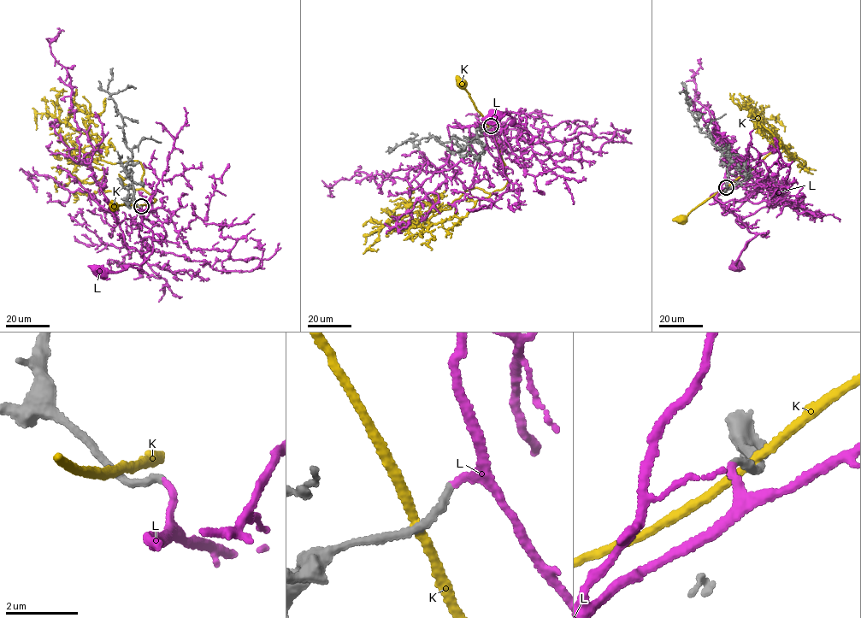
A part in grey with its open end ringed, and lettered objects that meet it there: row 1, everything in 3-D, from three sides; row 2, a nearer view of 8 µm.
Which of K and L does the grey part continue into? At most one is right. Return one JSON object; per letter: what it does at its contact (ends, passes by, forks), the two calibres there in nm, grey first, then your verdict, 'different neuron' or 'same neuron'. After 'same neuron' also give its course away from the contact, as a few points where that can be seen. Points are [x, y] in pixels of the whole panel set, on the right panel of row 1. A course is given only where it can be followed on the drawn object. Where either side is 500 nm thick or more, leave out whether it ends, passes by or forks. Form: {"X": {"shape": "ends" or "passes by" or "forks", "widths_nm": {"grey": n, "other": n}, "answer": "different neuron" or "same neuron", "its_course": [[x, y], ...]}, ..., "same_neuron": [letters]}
{"K": {"shape": "passes by", "widths_nm": {"grey": 190, "other": 240}, "answer": "different neuron"}, "L": {"shape": "ends", "widths_nm": {"grey": 200, "other": 180}, "answer": "same neuron", "its_course": [[726, 187], [716, 199], [737, 214], [749, 232], [756, 234], [747, 242], [734, 262], [737, 266]]}, "same_neuron": ["L"]}

